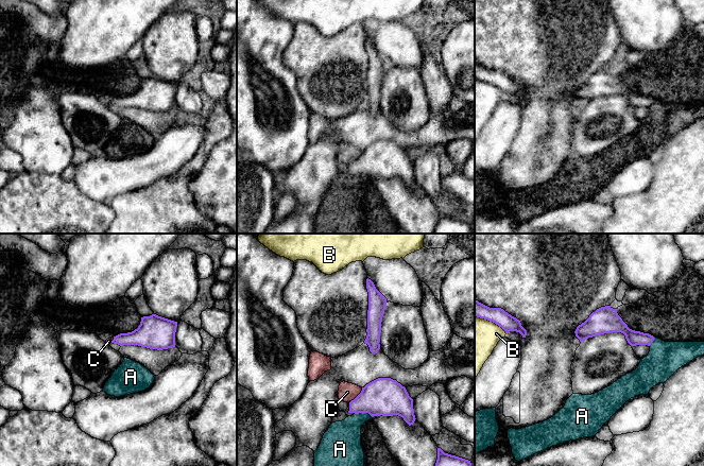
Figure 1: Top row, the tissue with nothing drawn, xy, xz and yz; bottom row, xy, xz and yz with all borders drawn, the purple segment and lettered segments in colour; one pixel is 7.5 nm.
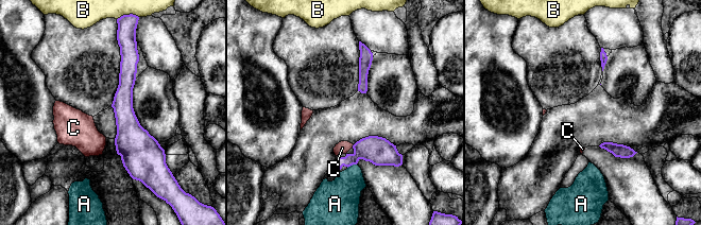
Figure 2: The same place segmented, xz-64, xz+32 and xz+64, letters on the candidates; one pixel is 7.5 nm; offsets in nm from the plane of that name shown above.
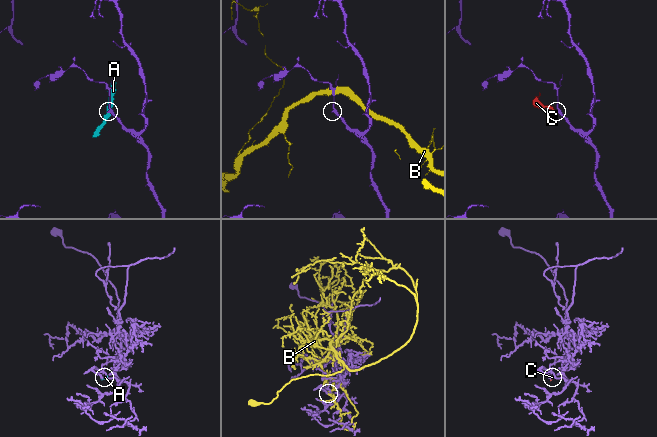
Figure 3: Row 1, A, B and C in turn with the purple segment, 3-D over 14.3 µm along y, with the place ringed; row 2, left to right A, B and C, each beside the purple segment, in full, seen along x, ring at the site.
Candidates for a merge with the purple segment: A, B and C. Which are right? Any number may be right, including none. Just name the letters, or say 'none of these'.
none of these

